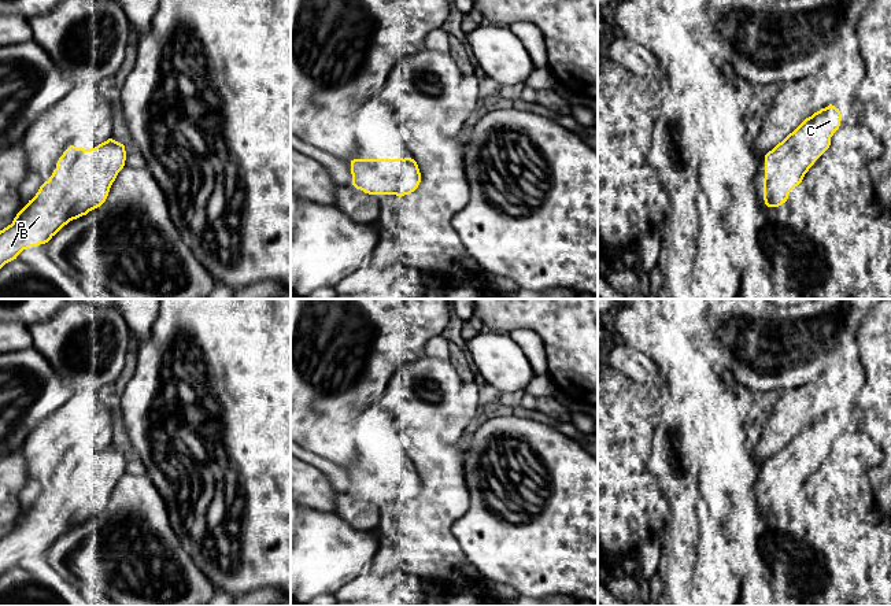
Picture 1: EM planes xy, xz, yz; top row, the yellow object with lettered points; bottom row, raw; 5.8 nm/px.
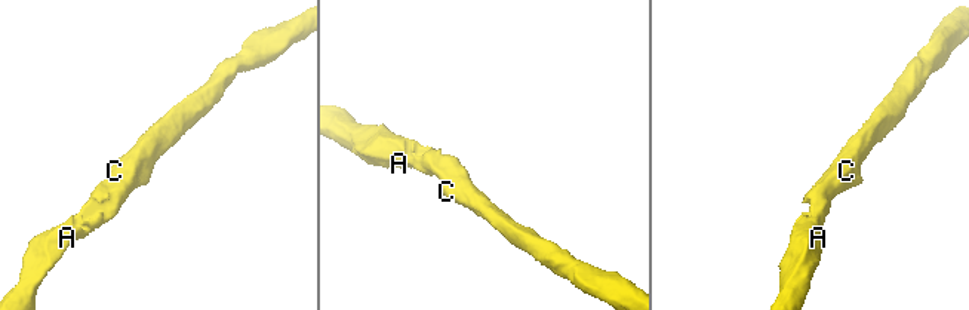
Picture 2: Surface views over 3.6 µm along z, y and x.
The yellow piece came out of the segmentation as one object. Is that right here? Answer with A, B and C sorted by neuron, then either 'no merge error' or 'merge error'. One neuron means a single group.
A B C; no merge error

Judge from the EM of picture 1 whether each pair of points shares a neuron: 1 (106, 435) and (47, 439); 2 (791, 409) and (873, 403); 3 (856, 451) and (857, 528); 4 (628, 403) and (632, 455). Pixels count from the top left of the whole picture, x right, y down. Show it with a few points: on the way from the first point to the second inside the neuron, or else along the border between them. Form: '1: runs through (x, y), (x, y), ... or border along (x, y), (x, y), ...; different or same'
1: runs through (100, 413), (91, 398), (80, 398), (66, 417); same
2: border along (862, 364), (865, 383), (857, 394); different
3: runs through (854, 470), (854, 509); same
4: runs through (628, 416), (628, 443); same

